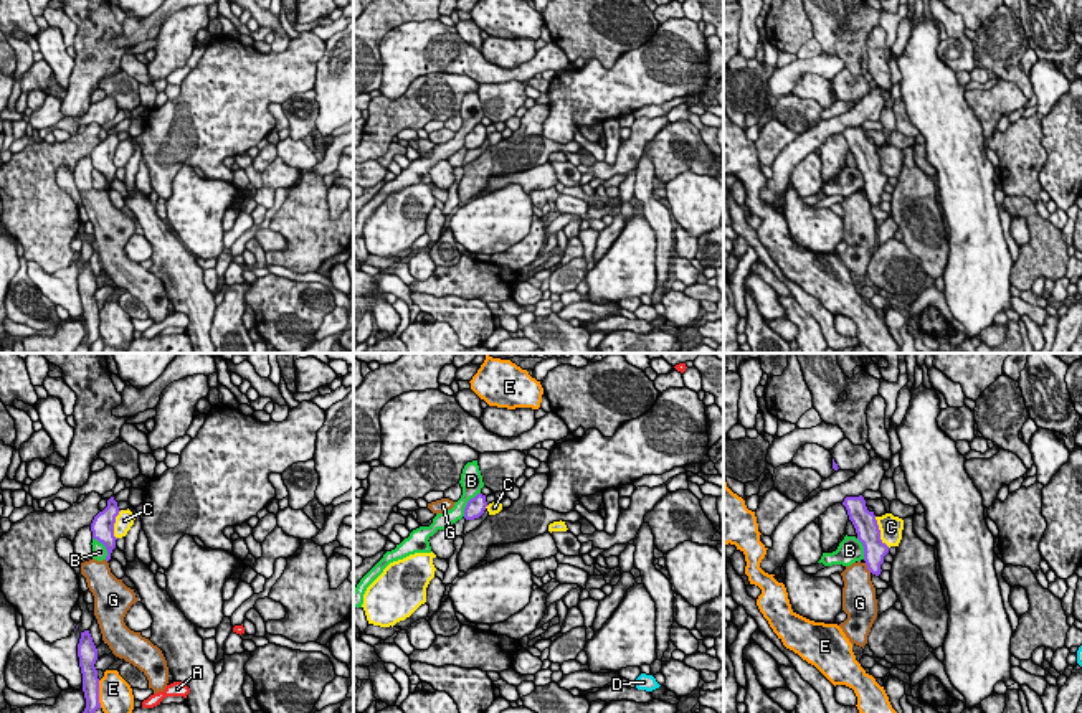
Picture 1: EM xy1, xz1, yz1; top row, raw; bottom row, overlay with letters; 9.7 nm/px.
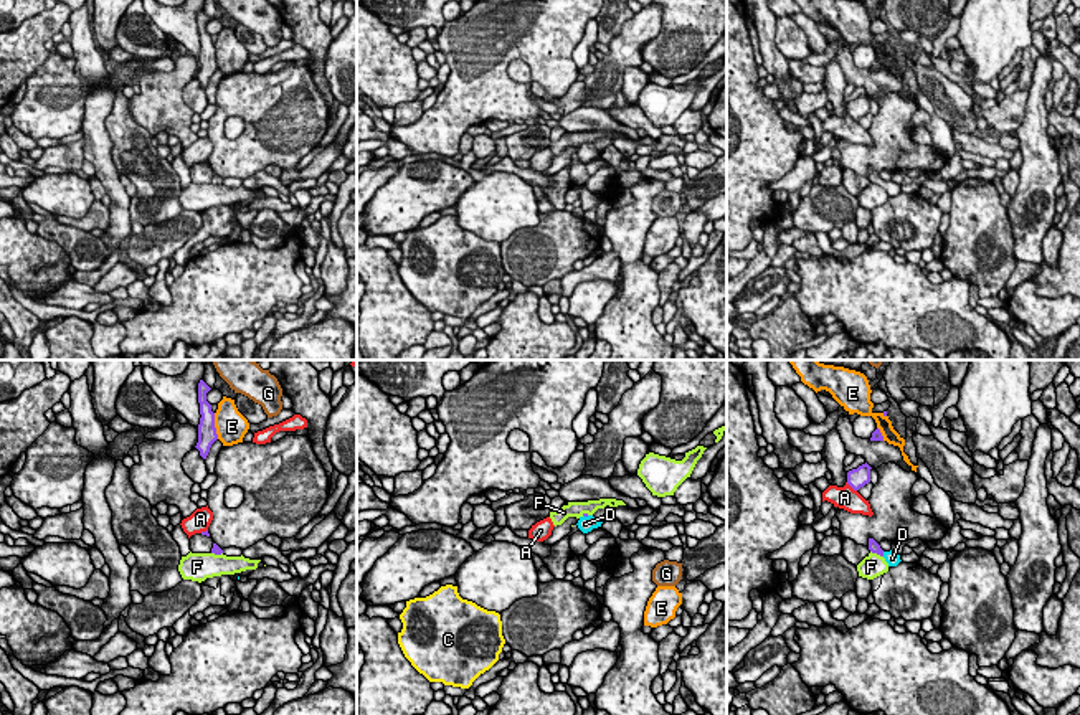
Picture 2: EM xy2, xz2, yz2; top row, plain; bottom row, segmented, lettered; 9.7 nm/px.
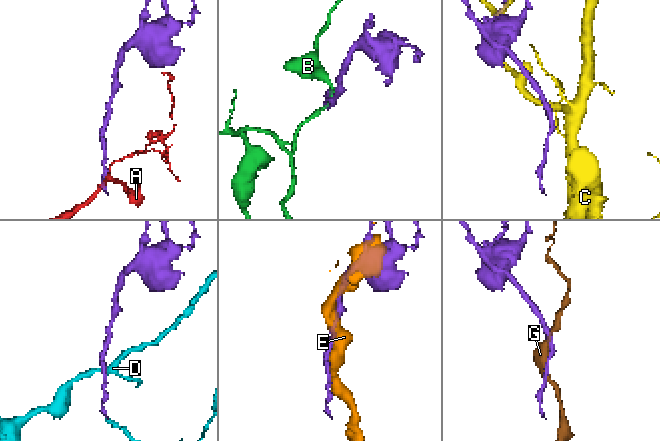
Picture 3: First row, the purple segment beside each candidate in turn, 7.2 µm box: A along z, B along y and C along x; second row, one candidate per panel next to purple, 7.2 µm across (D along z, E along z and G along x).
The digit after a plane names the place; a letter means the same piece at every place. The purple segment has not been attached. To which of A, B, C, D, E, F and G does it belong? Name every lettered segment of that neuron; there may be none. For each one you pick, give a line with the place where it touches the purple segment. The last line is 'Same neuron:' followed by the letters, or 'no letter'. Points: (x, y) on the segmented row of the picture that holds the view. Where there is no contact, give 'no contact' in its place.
D: meets purple in yz2 at (882, 554)
Same neuron: D

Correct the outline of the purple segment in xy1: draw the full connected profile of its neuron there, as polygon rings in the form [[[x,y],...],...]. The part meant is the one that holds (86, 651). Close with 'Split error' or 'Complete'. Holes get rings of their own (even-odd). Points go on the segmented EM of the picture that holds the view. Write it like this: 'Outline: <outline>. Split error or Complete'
Outline: [[[89,630],[81,632],[81,639],[78,644],[78,657],[83,673],[83,692],[86,698],[86,708],[83,713],[94,713],[97,708],[101,708],[101,703],[99,703],[99,678],[97,670],[94,667],[97,660],[97,649],[93,642]]]. Complete

